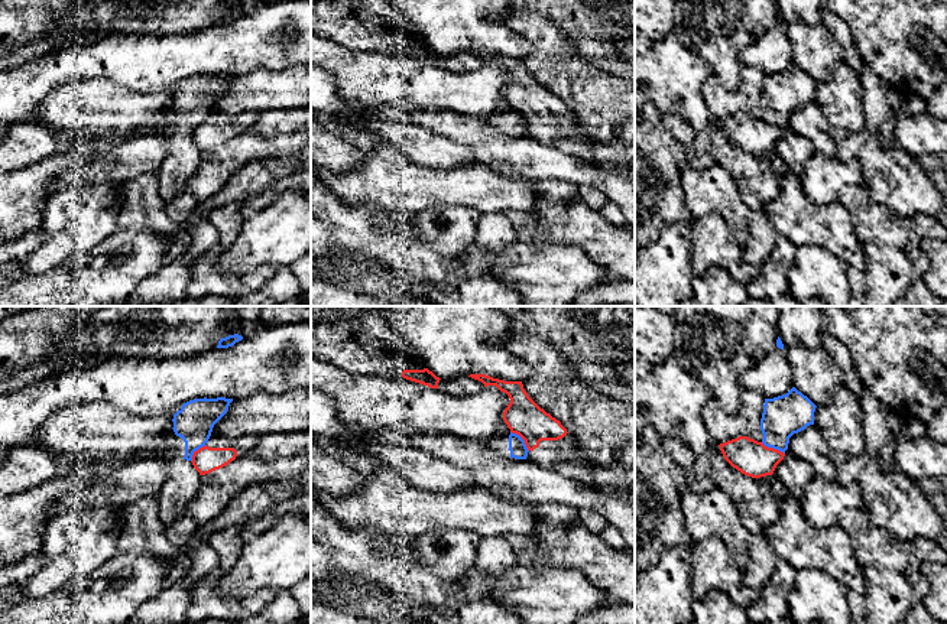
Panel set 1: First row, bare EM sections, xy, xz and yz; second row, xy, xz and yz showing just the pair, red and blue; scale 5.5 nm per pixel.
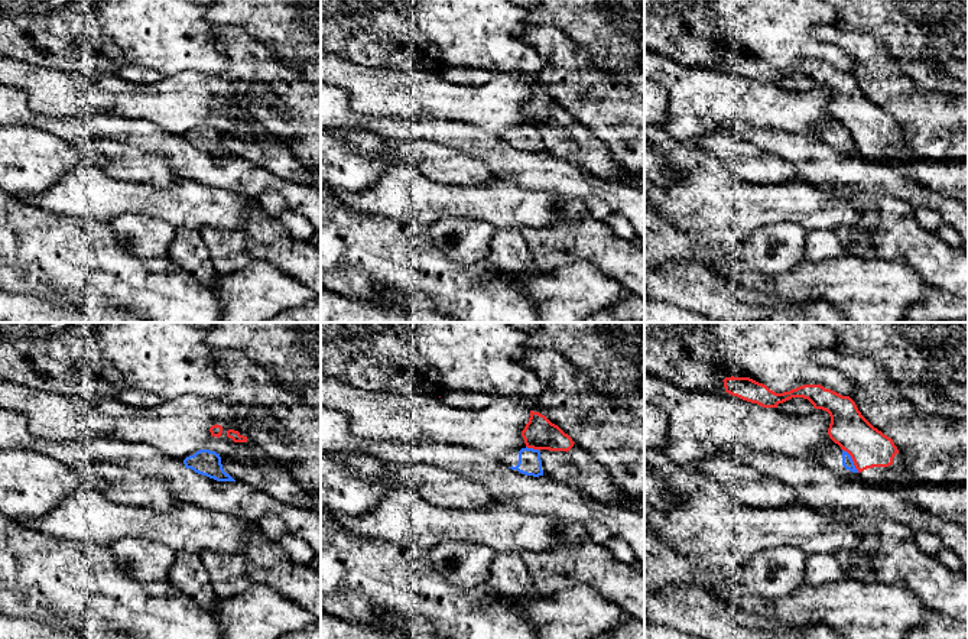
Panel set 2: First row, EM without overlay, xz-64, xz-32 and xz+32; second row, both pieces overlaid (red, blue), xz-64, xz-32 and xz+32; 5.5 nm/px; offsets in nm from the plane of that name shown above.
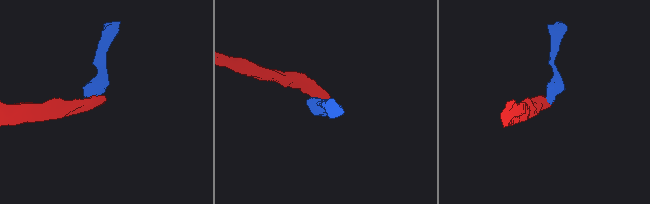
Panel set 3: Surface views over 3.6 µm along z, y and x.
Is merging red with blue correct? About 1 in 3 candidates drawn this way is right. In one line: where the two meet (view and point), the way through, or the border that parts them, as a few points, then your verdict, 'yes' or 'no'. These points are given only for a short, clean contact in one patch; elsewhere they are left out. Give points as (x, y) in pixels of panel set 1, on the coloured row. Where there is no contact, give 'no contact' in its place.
contact xz (522, 438); border xz (511, 431), (524, 441), (528, 451); no

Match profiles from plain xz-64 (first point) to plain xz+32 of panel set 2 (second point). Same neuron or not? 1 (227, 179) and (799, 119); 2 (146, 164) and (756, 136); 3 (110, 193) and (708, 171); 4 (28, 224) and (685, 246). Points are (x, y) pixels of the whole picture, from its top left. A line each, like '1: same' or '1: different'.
1: different
2: different
3: same
4: same

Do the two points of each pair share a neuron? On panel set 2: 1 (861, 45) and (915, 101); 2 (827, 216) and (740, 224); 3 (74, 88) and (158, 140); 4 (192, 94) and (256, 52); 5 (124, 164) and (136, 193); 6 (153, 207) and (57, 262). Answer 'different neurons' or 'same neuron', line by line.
1: same neuron
2: same neuron
3: different neurons
4: different neurons
5: different neurons
6: different neurons

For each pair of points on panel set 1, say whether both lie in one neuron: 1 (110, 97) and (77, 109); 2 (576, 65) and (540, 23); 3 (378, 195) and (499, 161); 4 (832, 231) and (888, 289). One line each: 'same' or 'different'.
1: same
2: same
3: different
4: different

